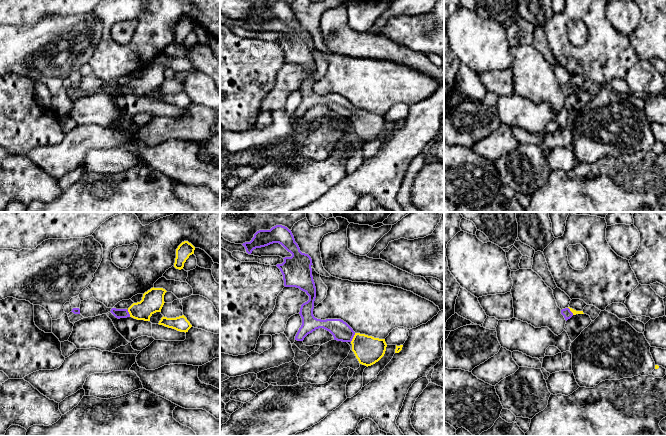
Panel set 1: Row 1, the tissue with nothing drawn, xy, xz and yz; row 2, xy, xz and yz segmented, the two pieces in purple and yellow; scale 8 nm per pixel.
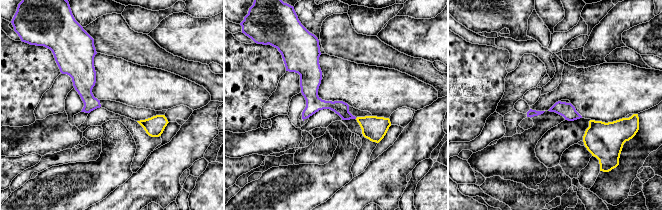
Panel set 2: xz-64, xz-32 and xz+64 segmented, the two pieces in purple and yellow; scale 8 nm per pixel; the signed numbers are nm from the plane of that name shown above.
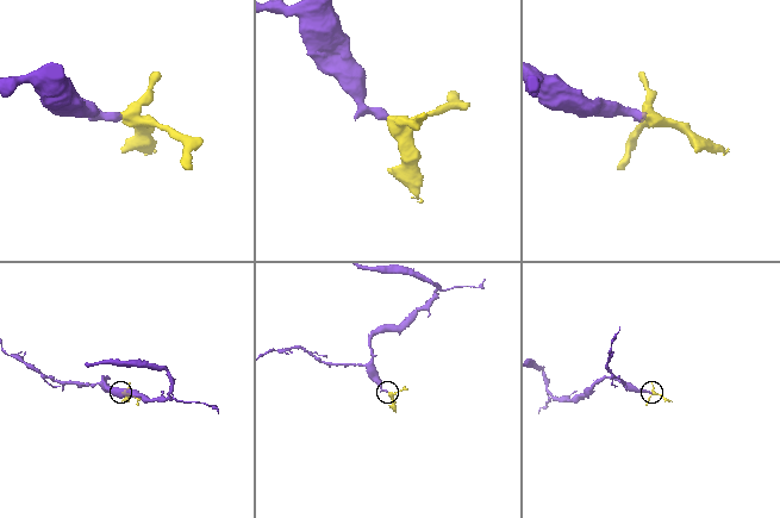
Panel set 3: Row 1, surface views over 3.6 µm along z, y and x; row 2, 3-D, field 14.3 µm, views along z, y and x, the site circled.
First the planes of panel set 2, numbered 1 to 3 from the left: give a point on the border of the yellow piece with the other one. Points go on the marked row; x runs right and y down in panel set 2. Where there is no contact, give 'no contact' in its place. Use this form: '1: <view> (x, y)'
1: no contact
2: no contact
3: no contact

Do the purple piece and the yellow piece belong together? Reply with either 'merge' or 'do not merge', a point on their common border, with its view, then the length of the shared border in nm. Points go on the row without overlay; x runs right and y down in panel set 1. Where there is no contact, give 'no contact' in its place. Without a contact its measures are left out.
merge; meets purple in xz at (353, 112); contact 80 nm long

